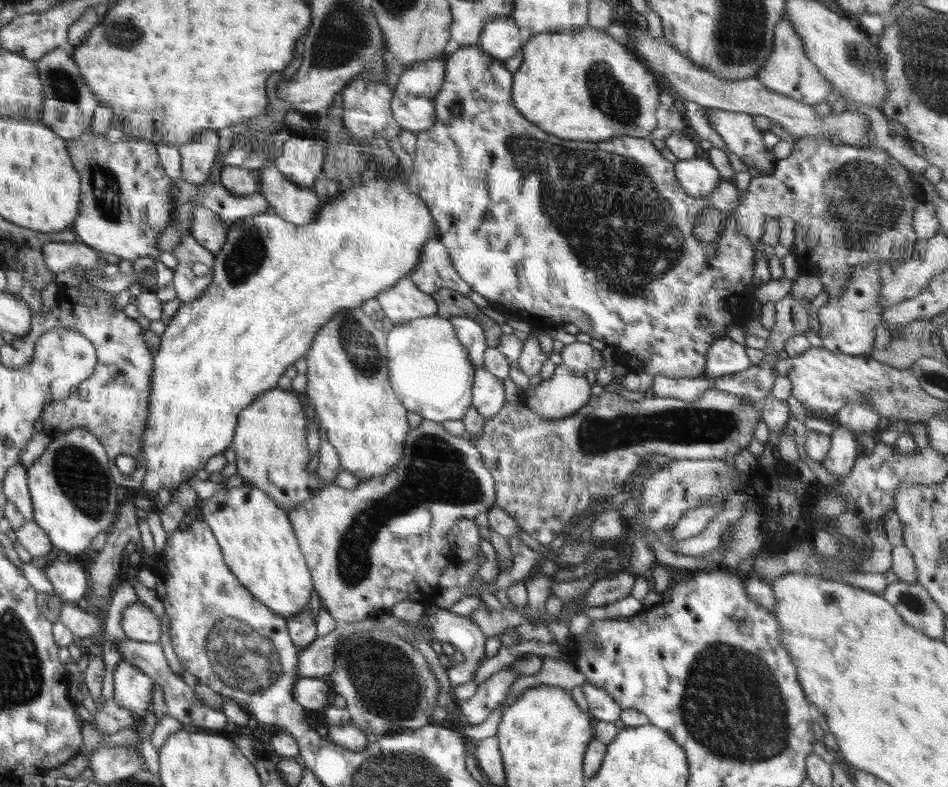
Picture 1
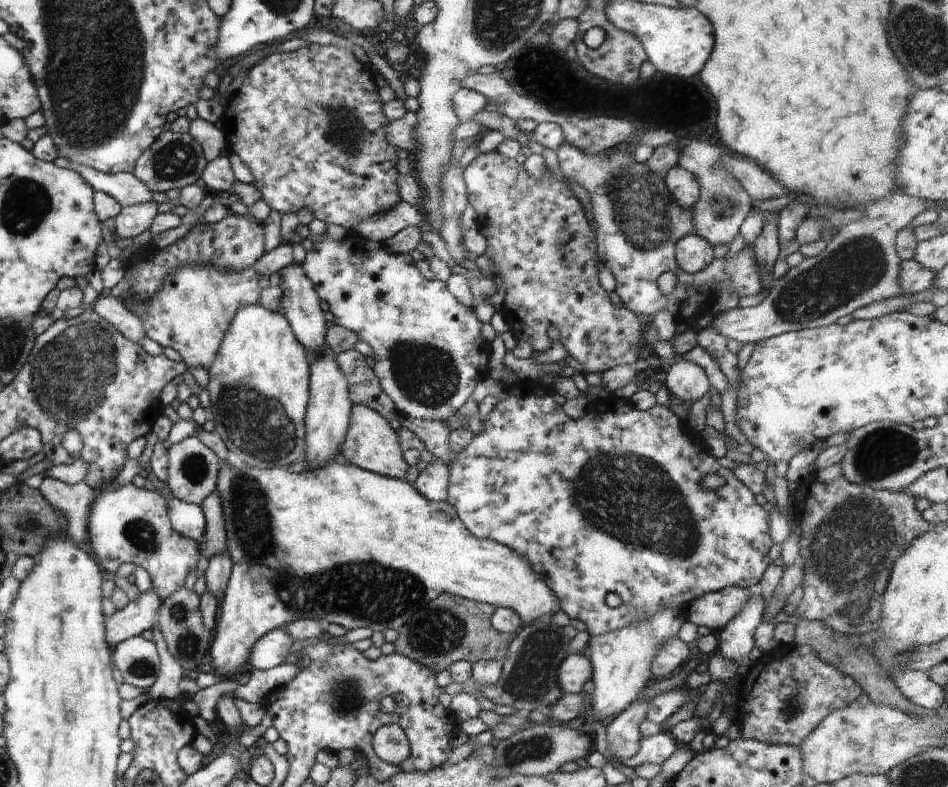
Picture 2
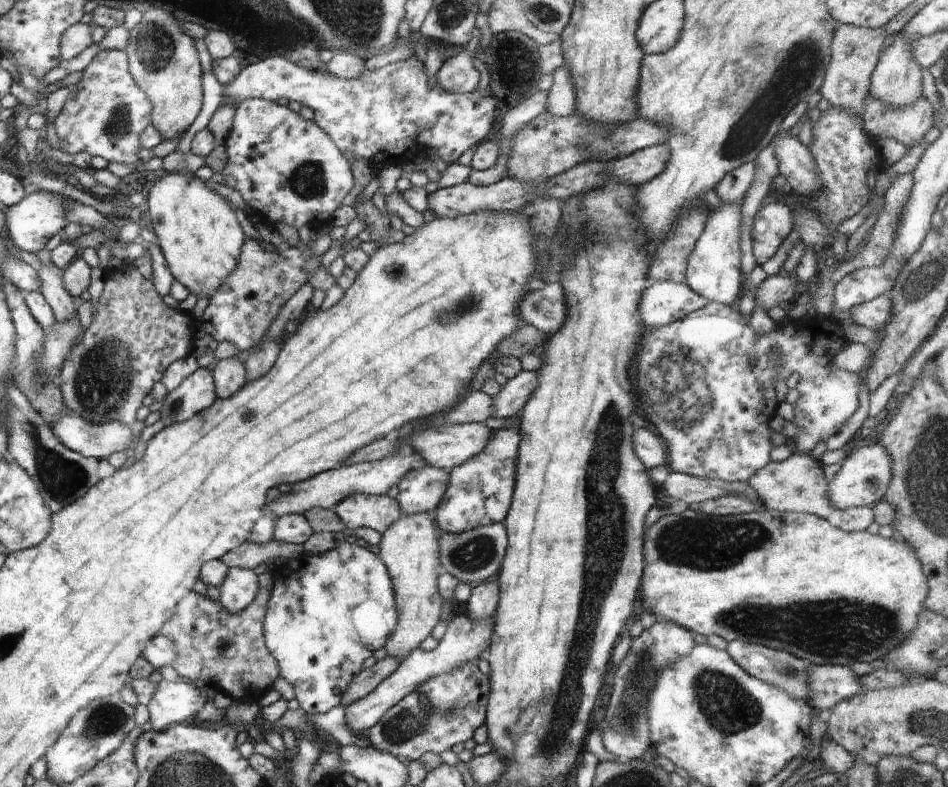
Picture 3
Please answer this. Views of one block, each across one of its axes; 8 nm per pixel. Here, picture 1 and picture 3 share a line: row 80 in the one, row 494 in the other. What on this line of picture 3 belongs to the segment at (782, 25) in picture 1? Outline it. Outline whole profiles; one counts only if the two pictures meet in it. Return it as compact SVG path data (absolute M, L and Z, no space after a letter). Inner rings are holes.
M796 452L784 461L771 461L760 468L747 482L758 492L765 509L776 511L794 511L809 513L826 521L832 520L838 514L828 498L827 480L823 472L823 465L819 460Z

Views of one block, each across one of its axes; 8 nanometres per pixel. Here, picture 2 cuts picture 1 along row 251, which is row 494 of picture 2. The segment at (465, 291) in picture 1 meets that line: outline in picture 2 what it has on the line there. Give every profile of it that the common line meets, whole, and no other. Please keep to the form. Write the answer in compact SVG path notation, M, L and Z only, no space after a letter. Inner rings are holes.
M435 458L419 472L413 485L428 500L446 501L448 478L450 478L449 466L443 460Z

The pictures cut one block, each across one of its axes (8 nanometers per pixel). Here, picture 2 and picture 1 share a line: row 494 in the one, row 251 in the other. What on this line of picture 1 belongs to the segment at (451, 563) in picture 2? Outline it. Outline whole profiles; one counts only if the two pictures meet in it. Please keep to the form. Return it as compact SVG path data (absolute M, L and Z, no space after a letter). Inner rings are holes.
M398 166L398 175L395 176L394 182L388 182L377 172L372 180L353 184L339 195L335 194L333 198L318 207L316 218L308 226L296 226L292 222L286 222L278 218L272 208L268 208L256 216L236 220L236 223L227 229L226 242L216 256L215 276L212 277L206 292L192 302L181 303L174 316L166 322L158 352L154 356L149 412L146 415L146 429L144 429L141 446L143 457L147 462L147 472L144 475L142 487L146 492L144 502L157 499L160 489L166 488L168 491L176 489L182 483L195 477L197 471L204 469L212 456L224 454L234 440L240 413L263 392L276 388L280 376L284 375L288 366L294 365L294 362L300 360L302 356L307 356L319 330L327 322L330 322L344 308L361 308L367 300L376 298L383 290L392 288L417 266L424 245L434 233L438 235L437 227L425 202L416 194L415 188L402 183L400 172Z

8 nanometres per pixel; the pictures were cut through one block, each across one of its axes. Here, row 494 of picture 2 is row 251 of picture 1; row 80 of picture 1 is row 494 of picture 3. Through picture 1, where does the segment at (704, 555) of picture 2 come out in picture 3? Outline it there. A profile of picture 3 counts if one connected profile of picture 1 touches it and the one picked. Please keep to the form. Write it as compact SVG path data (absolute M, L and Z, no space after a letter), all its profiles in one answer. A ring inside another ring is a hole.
M520 415L504 429L492 430L486 448L468 462L450 471L448 488L433 513L435 524L444 533L460 533L503 522L508 515L514 488L520 443Z

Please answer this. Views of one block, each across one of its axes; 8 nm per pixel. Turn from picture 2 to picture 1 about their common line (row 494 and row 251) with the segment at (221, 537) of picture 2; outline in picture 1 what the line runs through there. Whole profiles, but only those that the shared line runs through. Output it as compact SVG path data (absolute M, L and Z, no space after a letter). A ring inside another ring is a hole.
M198 205L192 214L191 235L195 241L215 255L220 252L227 239L227 227L218 214Z

